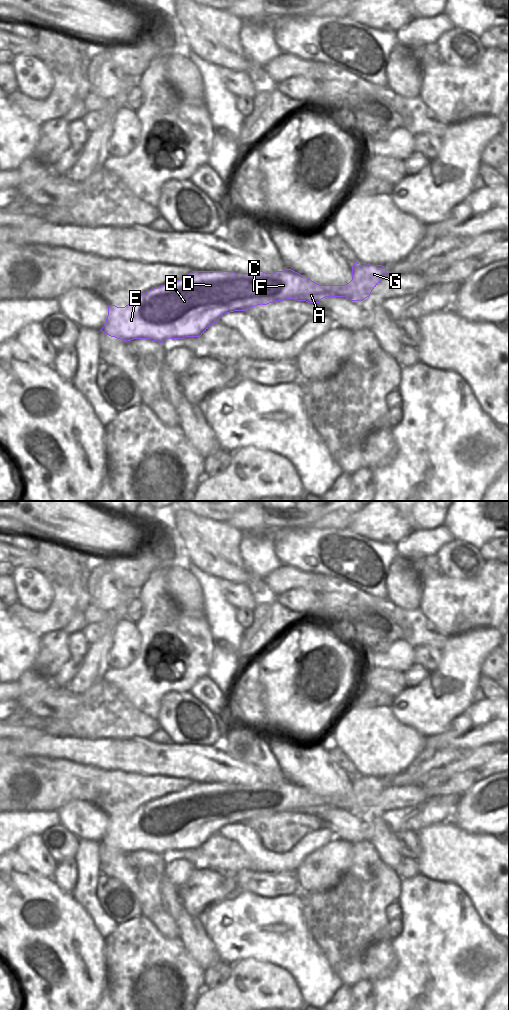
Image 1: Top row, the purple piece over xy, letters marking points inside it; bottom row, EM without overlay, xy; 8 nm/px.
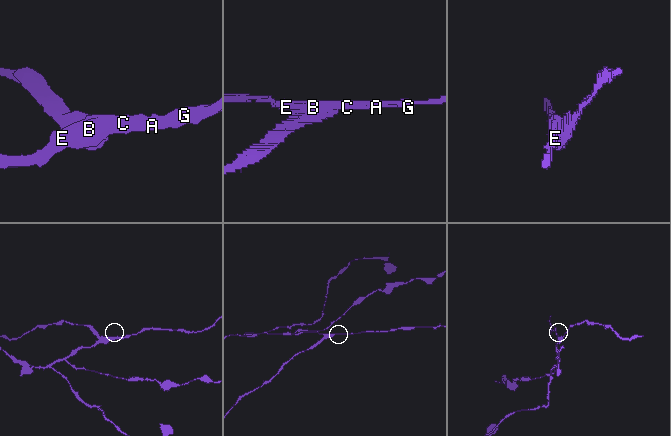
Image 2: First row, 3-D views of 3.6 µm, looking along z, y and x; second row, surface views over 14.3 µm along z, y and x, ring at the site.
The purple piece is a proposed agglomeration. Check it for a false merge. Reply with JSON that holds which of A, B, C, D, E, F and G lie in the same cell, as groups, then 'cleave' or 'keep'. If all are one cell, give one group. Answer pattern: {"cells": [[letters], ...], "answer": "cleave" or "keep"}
{"cells": [["A", "B", "C", "E", "F", "G"], ["D"]], "answer": "cleave"}

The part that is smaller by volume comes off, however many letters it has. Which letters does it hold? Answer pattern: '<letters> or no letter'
D

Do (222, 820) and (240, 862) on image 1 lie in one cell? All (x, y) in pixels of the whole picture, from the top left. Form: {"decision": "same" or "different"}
{"decision": "different"}

